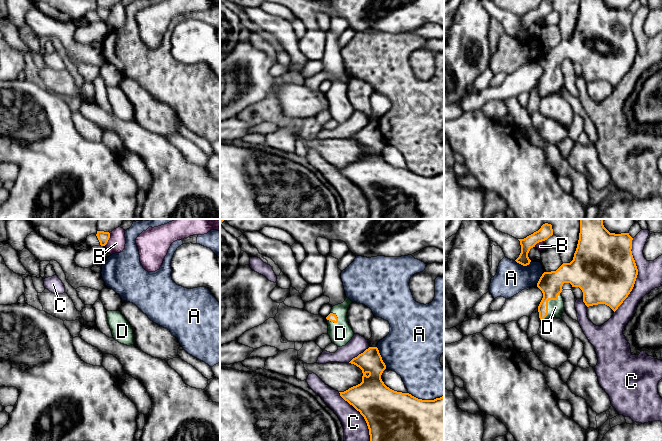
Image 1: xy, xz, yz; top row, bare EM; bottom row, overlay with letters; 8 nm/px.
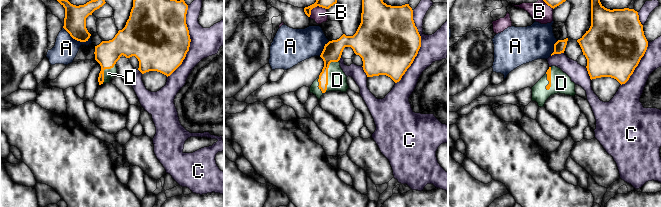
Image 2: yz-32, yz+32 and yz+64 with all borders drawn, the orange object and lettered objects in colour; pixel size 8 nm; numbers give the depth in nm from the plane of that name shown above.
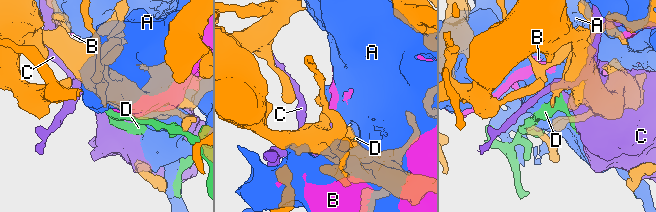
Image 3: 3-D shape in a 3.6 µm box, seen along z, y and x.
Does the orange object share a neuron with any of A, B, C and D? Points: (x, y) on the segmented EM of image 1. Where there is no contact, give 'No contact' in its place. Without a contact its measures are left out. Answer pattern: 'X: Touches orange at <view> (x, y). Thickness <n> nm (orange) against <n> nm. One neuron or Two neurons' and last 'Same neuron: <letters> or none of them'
A: Touches orange at xz (426, 400). Thickness 380 nm (orange) against 340 nm. Two neurons
B: Touches orange at xy (108, 239). Thickness 90 nm (orange) against 140 nm. Two neurons
C: Touches orange at yz (637, 274). Thickness 480 nm (orange) against 200 nm. Two neurons
D: Touches orange at yz (547, 303). Thickness 190 nm (orange) against 130 nm. One neuron
Same neuron: D

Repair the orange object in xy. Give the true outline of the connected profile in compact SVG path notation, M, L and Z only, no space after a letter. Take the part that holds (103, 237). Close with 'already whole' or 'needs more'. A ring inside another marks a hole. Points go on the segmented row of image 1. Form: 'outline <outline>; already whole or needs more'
outline M97 231L96 236L100 242L100 245L105 246L110 238L110 233L104 231Z; already whole

